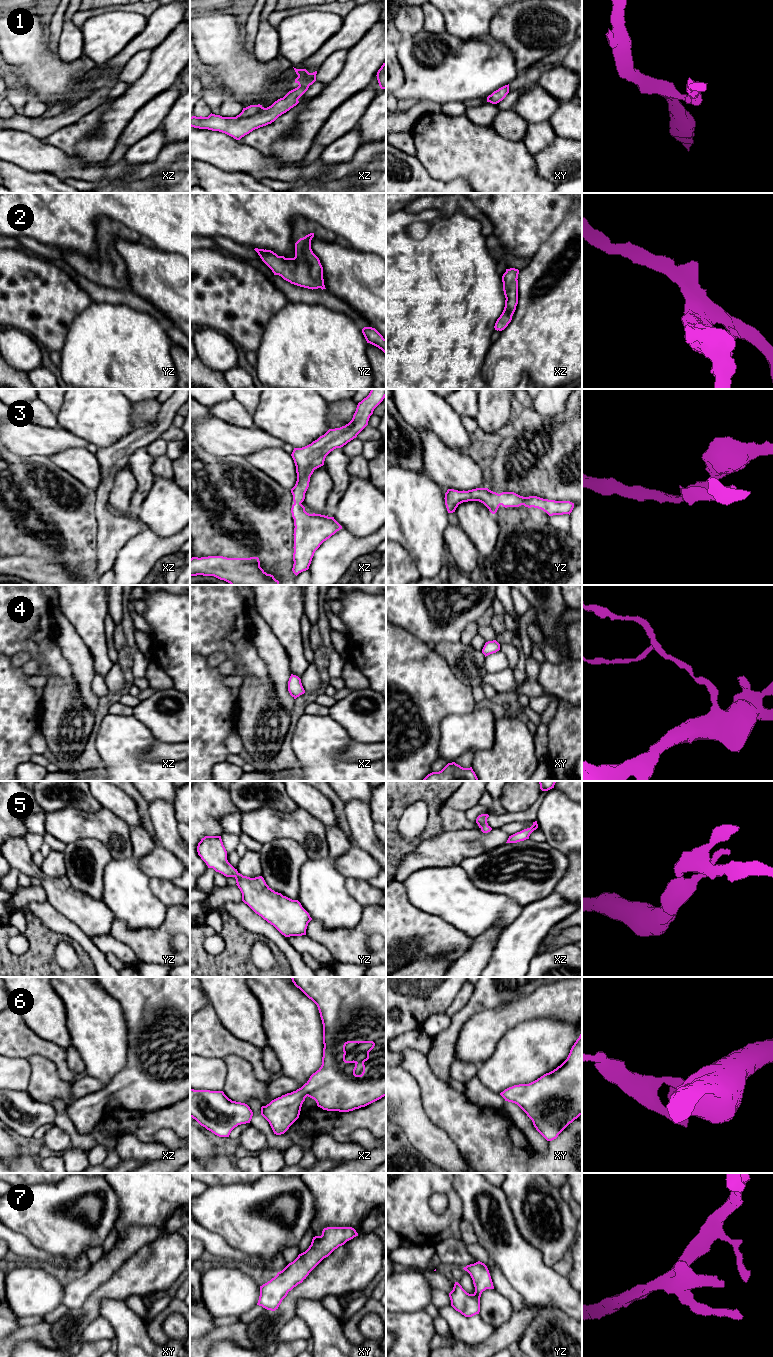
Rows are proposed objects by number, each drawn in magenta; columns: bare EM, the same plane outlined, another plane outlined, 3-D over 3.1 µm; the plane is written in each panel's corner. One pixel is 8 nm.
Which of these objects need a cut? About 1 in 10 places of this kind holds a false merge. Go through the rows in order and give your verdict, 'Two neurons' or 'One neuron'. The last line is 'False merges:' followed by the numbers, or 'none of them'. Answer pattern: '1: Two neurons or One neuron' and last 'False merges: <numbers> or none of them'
1: One neuron
2: One neuron
3: One neuron
4: One neuron
5: One neuron
6: One neuron
7: One neuron
False merges: none of them

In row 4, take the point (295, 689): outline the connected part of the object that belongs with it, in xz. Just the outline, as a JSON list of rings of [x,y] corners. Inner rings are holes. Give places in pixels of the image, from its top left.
[[[291,674],[288,681],[288,691],[294,699],[305,693],[301,679],[298,676]]]

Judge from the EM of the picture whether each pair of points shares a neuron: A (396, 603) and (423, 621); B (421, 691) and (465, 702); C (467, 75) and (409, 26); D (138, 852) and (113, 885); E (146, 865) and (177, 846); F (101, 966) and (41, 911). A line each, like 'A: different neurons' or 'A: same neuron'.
A: same neuron
B: same neuron
C: different neurons
D: different neurons
E: different neurons
F: same neuron

